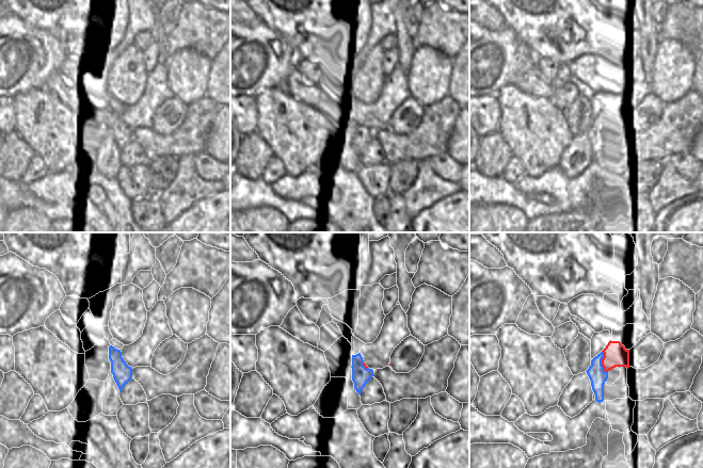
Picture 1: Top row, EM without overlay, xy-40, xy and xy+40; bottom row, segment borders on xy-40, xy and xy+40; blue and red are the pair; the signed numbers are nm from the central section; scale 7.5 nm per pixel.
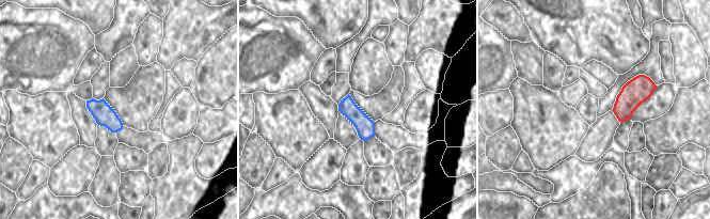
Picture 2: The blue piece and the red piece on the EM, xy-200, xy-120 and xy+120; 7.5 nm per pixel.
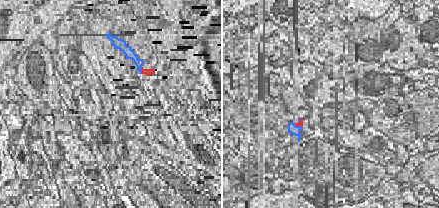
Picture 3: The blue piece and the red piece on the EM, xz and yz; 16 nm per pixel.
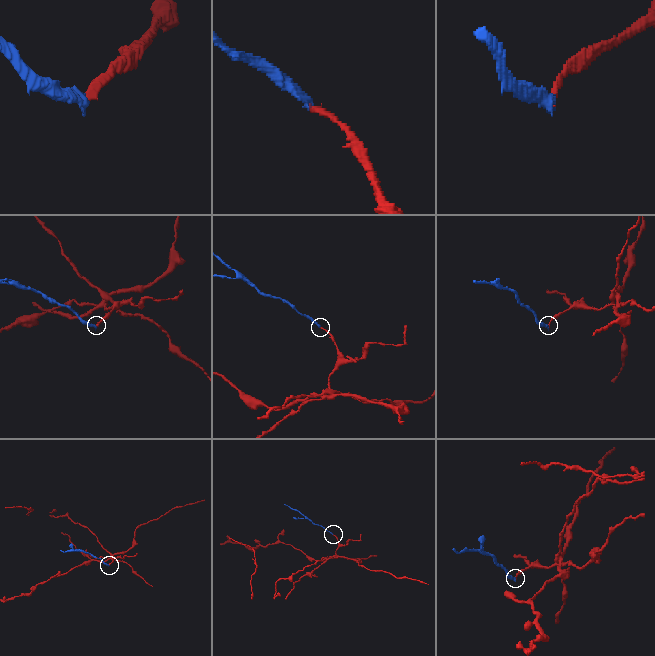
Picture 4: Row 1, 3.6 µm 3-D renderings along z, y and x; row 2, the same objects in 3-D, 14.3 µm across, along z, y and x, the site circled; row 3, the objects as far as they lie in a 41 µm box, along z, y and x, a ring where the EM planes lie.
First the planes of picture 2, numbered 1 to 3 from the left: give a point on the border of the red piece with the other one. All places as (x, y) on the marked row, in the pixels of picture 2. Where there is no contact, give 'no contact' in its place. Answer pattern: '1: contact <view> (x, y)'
1: no contact
2: no contact
3: no contact

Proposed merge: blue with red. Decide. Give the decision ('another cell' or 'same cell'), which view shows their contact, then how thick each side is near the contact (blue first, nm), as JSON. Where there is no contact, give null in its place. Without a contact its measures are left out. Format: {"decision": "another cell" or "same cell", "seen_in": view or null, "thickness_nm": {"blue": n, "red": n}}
{"decision": "another cell", "seen_in": "xy+40", "thickness_nm": {"blue": 130, "red": 180}}

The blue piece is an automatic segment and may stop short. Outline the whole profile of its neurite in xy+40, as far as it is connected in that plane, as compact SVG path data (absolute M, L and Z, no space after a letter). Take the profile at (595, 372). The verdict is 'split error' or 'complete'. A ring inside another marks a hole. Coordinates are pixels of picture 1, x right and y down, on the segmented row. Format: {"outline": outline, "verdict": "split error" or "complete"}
{"outline": "M603 352L597 354L591 360L591 366L586 371L591 381L592 390L595 394L595 401L598 403L604 401L604 385L606 384L607 386L611 386L621 376L621 370L619 367L616 367L608 372L604 371L602 366L603 357Z", "verdict": "split error"}

